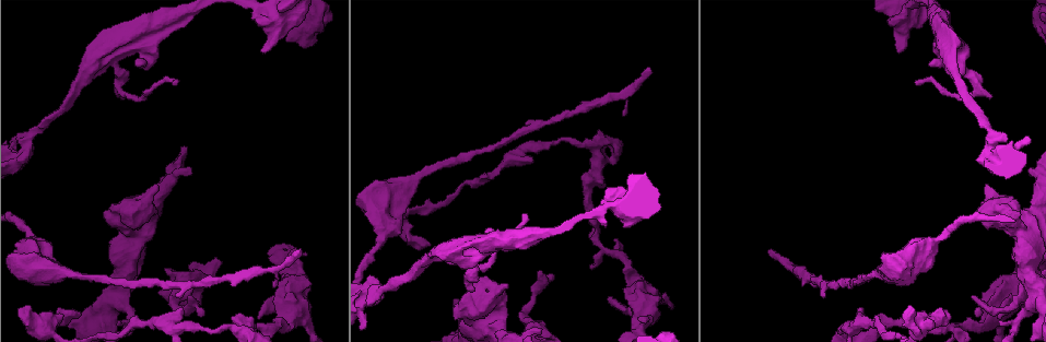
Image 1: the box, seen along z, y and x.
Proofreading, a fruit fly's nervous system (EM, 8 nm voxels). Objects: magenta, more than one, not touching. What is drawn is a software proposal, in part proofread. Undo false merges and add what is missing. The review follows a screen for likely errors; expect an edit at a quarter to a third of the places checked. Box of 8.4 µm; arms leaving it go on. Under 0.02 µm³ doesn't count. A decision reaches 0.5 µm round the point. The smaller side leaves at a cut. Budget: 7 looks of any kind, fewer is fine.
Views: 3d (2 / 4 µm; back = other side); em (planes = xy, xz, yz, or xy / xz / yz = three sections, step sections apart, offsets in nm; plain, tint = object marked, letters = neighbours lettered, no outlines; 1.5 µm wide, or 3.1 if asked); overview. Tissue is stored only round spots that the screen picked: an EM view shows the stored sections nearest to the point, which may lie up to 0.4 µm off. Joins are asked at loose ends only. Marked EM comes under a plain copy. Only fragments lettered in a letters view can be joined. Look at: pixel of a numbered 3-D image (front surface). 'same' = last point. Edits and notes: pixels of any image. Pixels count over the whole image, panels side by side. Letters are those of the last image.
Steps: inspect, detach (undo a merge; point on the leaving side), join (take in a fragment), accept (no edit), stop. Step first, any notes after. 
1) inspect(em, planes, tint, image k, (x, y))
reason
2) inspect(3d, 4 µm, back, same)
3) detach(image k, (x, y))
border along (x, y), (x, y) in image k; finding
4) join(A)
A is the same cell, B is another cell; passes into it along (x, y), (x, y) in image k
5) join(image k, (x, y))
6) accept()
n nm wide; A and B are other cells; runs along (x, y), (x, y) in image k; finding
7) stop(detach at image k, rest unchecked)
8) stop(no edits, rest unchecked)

inspect(em, xy, step 8, tint, image 1, (648, 70))
an open end

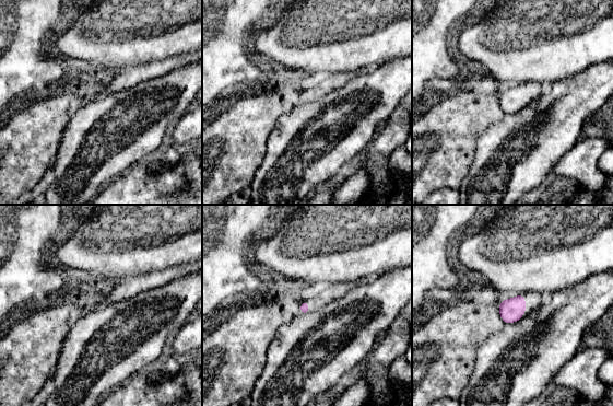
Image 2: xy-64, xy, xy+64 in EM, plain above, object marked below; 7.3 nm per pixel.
inspect(em, yz, step 4, letters, same)
another direction

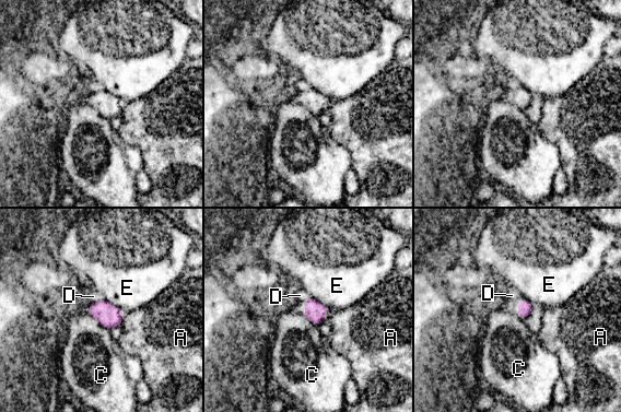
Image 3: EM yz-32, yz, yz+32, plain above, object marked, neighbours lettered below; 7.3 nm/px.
join(image 3, (93, 296))
D is the same cell, A, C and E are other cells; passes into it along (109, 316), (93, 303), (93, 296) in image 3; the neuron continues

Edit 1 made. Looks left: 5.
inspect(em, planes, letters, image 1, (530, 161))
an open end

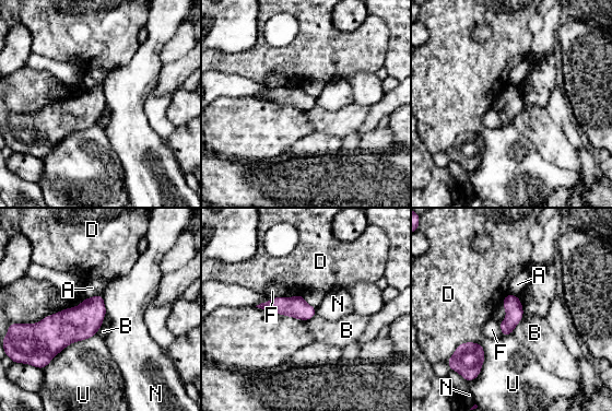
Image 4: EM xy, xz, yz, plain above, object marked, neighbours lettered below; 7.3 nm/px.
accept()
A, B, D, F, N and U are other cells; border along (524, 313), (520, 321), (512, 332) in image 4; none of them fits

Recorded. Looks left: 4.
inspect(em, planes, letters, image 1, (524, 214))
long arm stops here

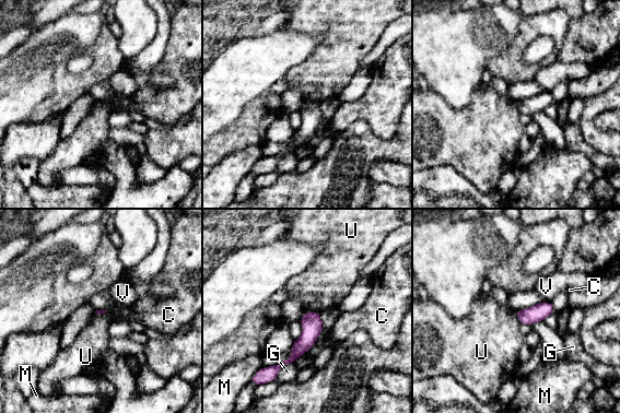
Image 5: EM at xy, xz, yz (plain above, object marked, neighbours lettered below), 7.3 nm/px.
accept()
C, G, M, U and V are other cells; border along (305, 310), (318, 313) in image 5; no lettered fragment goes on from it

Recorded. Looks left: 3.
stop(join at image 3, rest unchecked)

